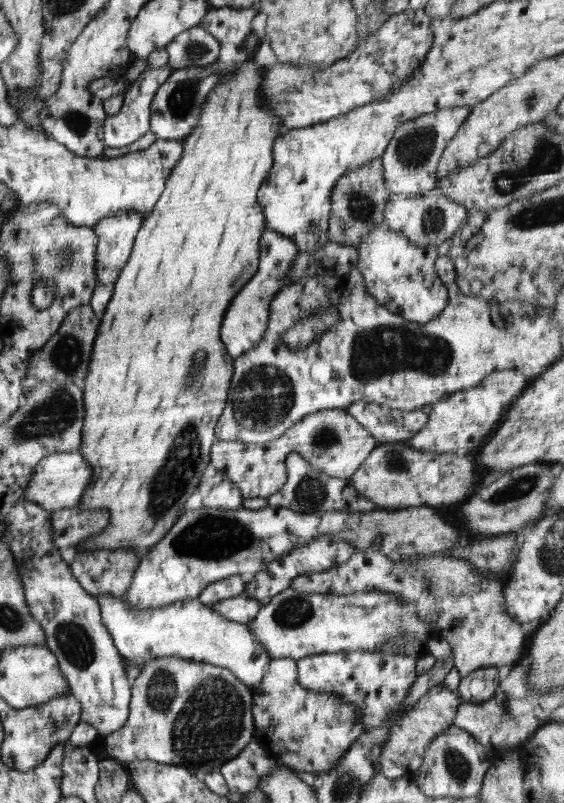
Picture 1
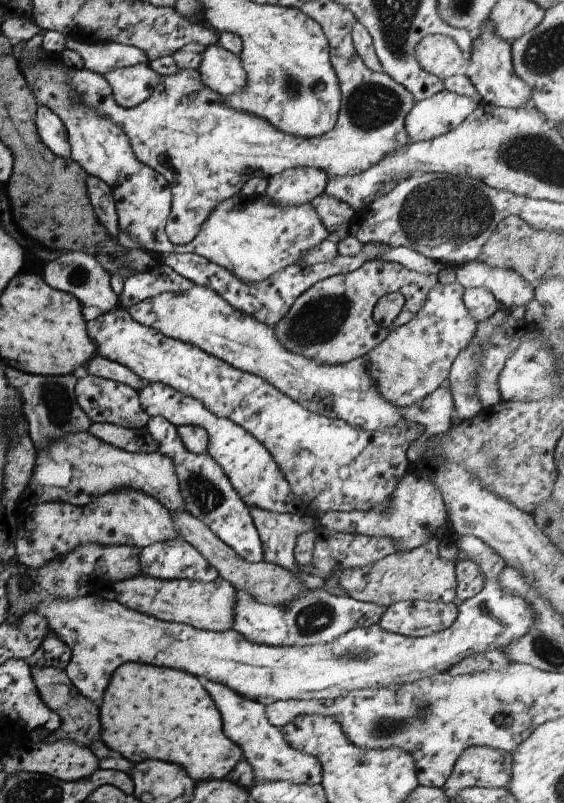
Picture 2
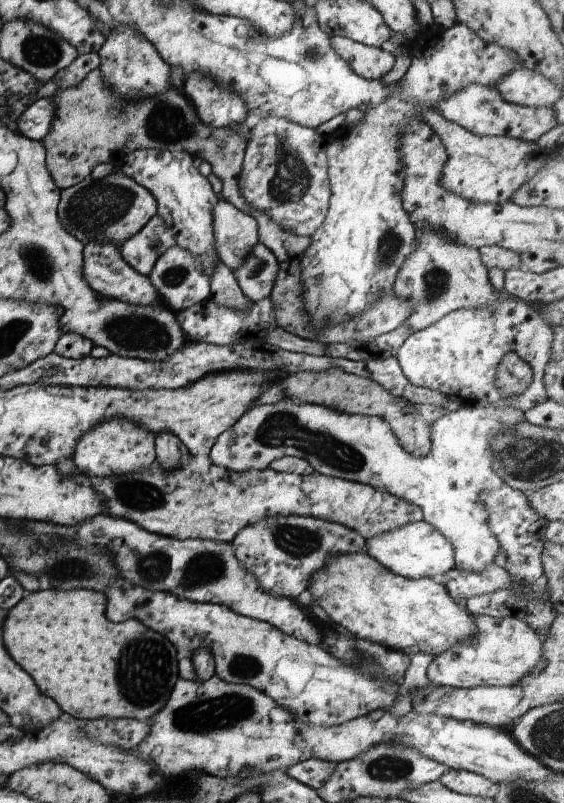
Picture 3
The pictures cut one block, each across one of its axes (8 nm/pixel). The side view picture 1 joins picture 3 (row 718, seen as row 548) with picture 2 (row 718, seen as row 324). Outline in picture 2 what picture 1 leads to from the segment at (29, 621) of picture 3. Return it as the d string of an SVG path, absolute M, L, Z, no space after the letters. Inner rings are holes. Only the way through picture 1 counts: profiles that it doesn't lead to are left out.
M147 663L122 664L114 672L99 708L100 740L132 765L146 759L176 764L196 784L225 779L244 758L238 744L224 735L214 700L188 672Z

